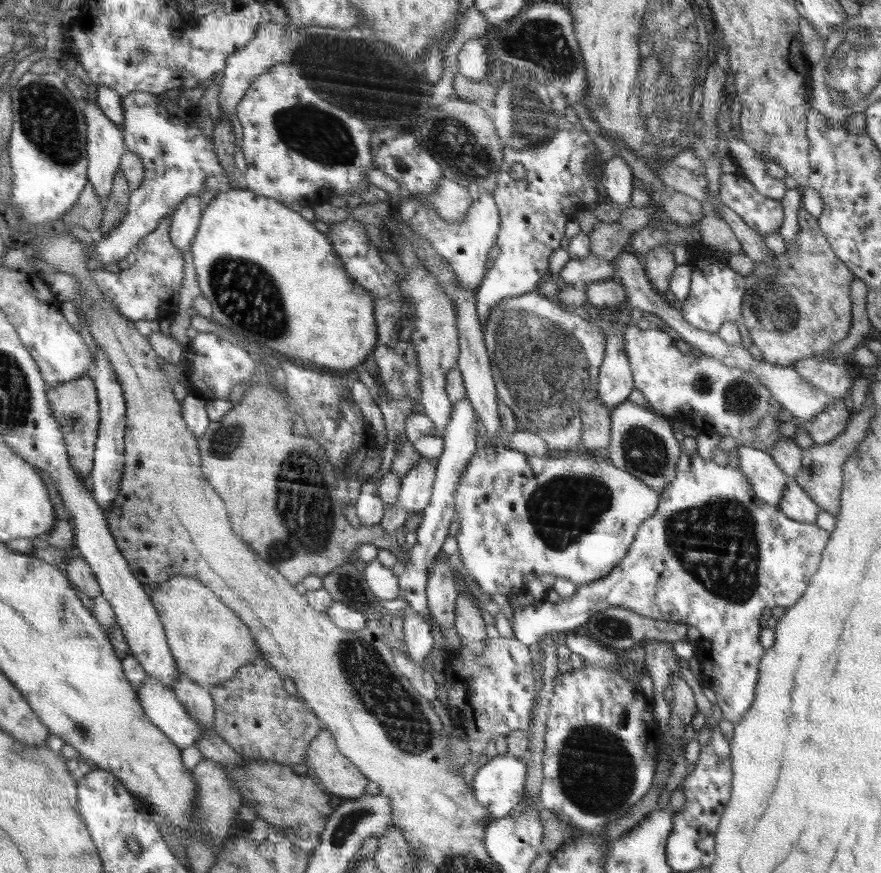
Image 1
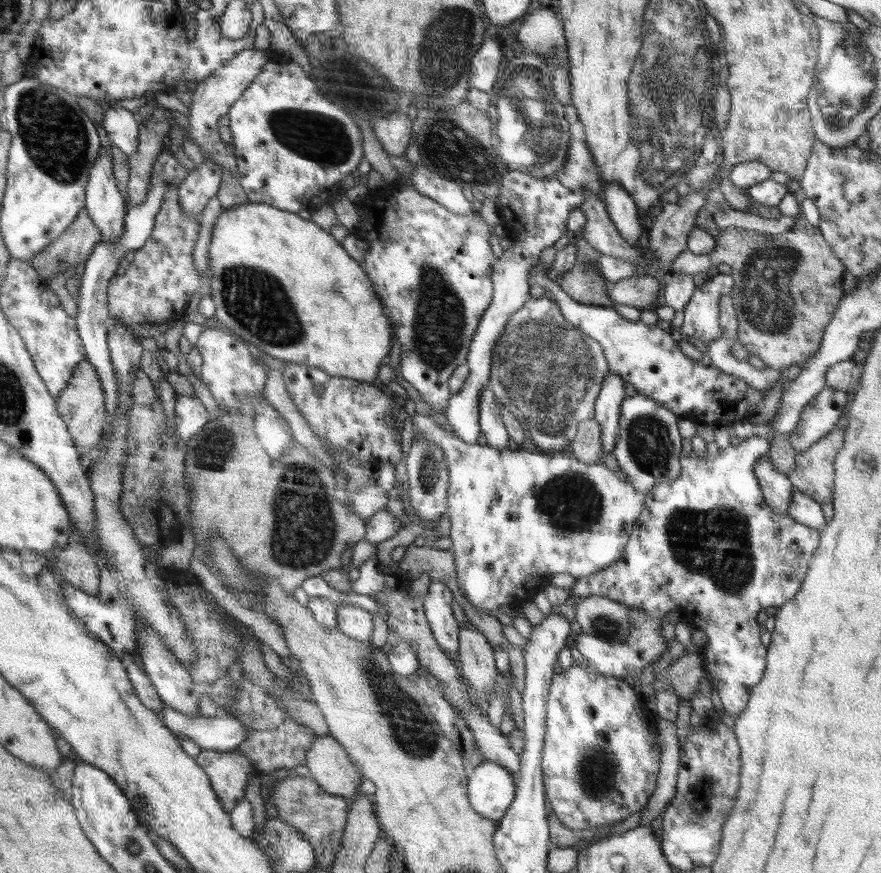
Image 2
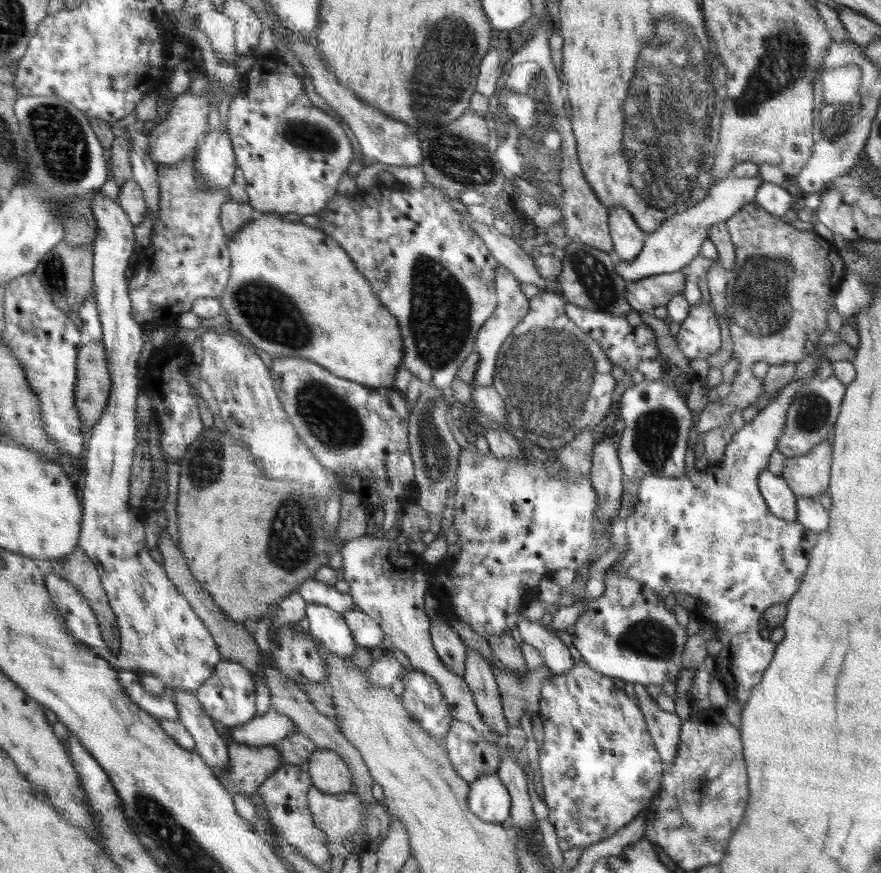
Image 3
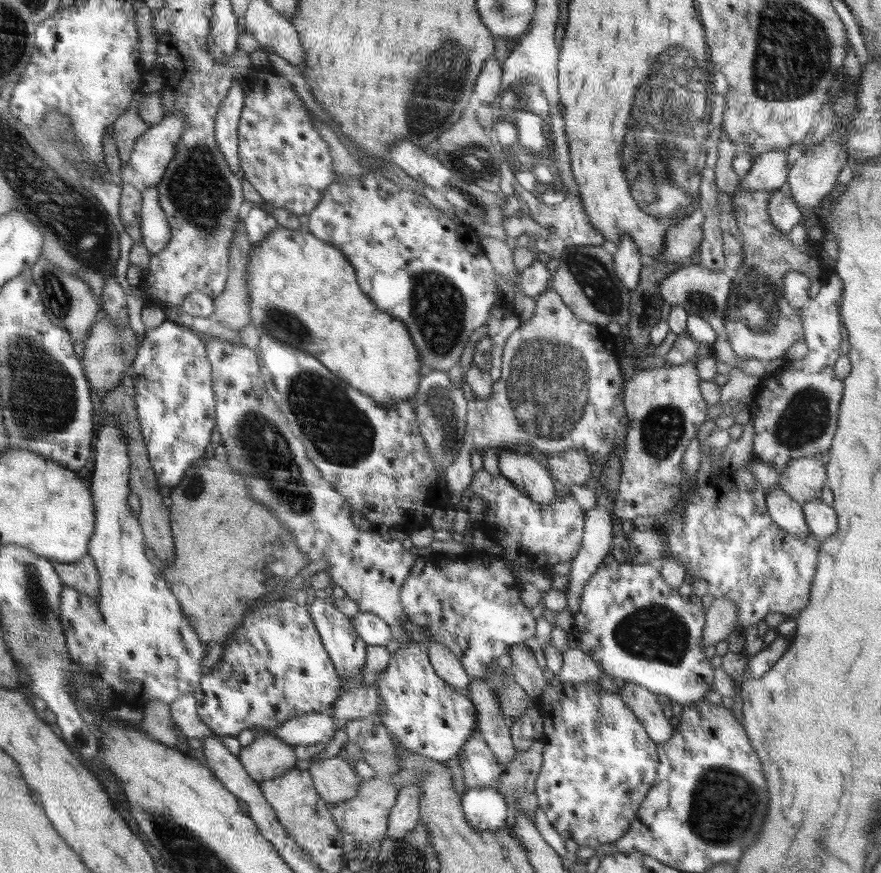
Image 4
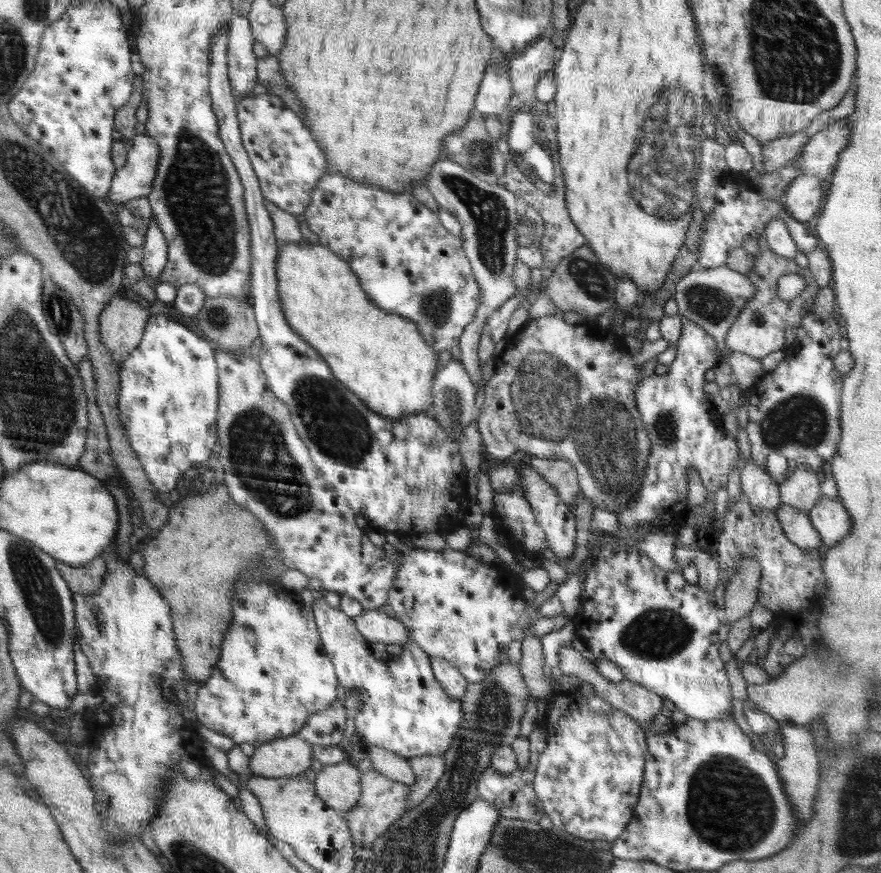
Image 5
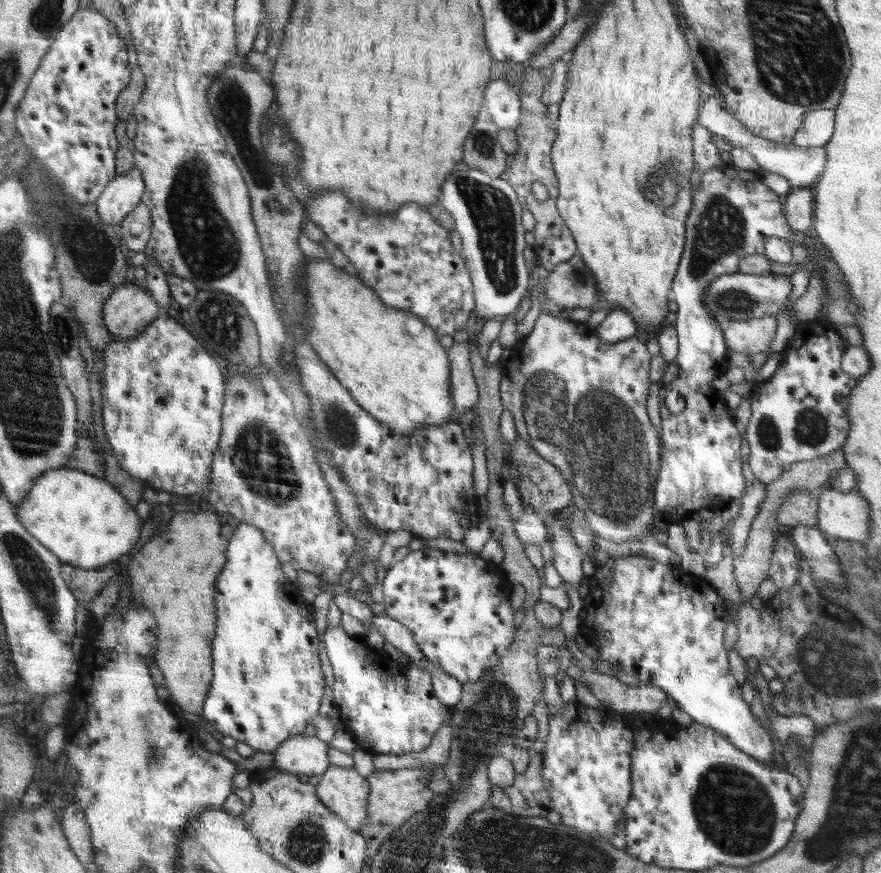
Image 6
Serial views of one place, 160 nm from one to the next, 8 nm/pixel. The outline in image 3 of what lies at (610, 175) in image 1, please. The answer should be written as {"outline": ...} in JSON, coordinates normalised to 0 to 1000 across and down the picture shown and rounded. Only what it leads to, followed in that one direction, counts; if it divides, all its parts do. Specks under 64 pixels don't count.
{"outline":[[[691,238],[691,267],[696,277],[695,292],[708,300],[717,297],[729,286],[733,267],[724,259],[719,245],[711,238]]]}

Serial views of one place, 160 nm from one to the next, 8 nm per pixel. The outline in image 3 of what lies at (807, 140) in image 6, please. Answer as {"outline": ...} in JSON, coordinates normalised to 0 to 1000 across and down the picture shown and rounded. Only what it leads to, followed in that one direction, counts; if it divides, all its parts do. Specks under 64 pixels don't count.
{"outline":[[[863,199],[856,204],[838,204],[826,202],[808,212],[801,226],[787,237],[781,237],[773,244],[760,247],[742,266],[732,269],[729,286],[717,297],[708,300],[697,296],[700,314],[711,323],[726,322],[743,314],[767,312],[775,308],[790,293],[797,292],[795,283],[808,257],[825,253],[833,247],[842,236],[855,230],[863,210],[867,207]]]}

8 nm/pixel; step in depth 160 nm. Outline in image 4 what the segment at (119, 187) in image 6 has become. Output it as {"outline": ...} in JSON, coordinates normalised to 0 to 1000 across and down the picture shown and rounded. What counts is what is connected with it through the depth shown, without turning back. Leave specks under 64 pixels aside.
{"outline":[[[204,128],[186,132],[183,140],[171,144],[154,162],[152,172],[146,181],[146,188],[137,194],[135,211],[149,211],[154,218],[161,220],[169,213],[178,212],[187,198],[191,187],[199,178],[200,162],[205,157],[210,145],[210,133]]]}

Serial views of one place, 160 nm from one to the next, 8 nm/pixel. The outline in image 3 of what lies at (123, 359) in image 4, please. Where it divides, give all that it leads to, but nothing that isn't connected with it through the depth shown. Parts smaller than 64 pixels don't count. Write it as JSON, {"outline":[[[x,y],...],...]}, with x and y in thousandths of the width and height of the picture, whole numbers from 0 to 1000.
{"outline":[[[99,389],[90,401],[90,438],[85,447],[85,466],[95,488],[109,489],[125,460],[126,430],[121,401],[116,389]]]}

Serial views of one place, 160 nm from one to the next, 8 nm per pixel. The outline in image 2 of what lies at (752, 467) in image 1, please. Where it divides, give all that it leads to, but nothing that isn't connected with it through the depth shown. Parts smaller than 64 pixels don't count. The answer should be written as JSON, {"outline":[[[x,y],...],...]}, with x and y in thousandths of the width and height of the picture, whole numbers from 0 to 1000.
{"outline":[[[869,520],[858,528],[856,543],[869,577],[883,592],[892,592],[893,582],[897,580],[899,565],[902,561],[893,542],[885,541]]]}

